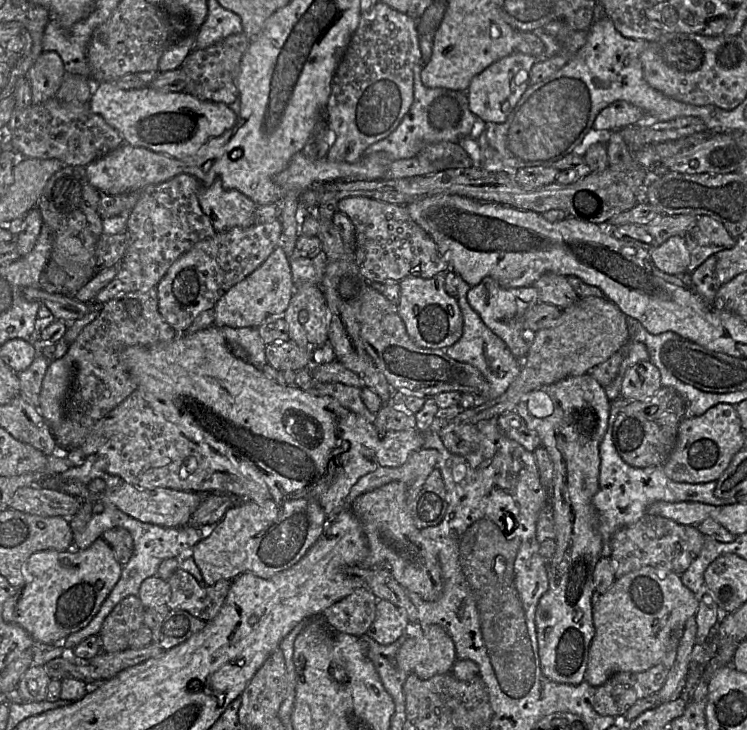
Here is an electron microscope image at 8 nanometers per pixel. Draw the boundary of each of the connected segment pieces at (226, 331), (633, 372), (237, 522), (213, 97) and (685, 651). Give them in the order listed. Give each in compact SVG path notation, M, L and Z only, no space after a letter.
M226 326L219 327L219 329L228 343L239 345L245 350L249 363L259 369L267 364L266 344L262 341L257 328L232 328Z
M642 361L629 367L622 381L621 397L646 401L662 387L659 369L650 361Z
M273 498L262 502L243 500L231 506L215 525L202 526L202 539L192 548L192 556L207 585L214 585L220 580L234 580L245 573L269 578L296 564L322 536L327 525L324 510L312 498L296 498L283 502L276 502Z
M242 32L230 35L205 49L193 50L180 66L187 77L182 92L204 101L232 104L239 96L240 64L249 43L249 37Z
M691 616L684 626L684 634L680 639L677 656L658 695L660 703L669 702L681 696L689 670L690 655L696 644L697 623L695 616Z

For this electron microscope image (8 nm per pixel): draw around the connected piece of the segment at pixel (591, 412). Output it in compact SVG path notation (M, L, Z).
M586 373L543 385L529 392L514 411L521 416L531 431L537 433L541 439L541 447L547 450L554 464L550 500L556 530L556 551L548 563L549 589L539 601L535 623L542 673L558 683L578 685L585 680L589 649L595 635L593 574L602 557L603 543L599 531L599 516L592 504L592 498L599 489L599 448L608 428L611 405L612 401L607 397L605 388Z

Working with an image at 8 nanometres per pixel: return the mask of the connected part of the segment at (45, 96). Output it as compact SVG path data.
M42 51L25 75L31 87L32 104L39 104L54 97L65 72L58 53Z

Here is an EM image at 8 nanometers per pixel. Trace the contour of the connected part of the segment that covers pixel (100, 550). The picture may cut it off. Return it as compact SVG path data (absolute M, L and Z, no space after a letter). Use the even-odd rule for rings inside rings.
M102 537L83 550L72 547L70 551L47 549L35 552L24 562L23 584L21 587L14 587L17 589L16 593L5 601L2 617L5 622L16 623L23 627L37 644L56 646L68 635L90 623L118 582L122 567L113 549Z

